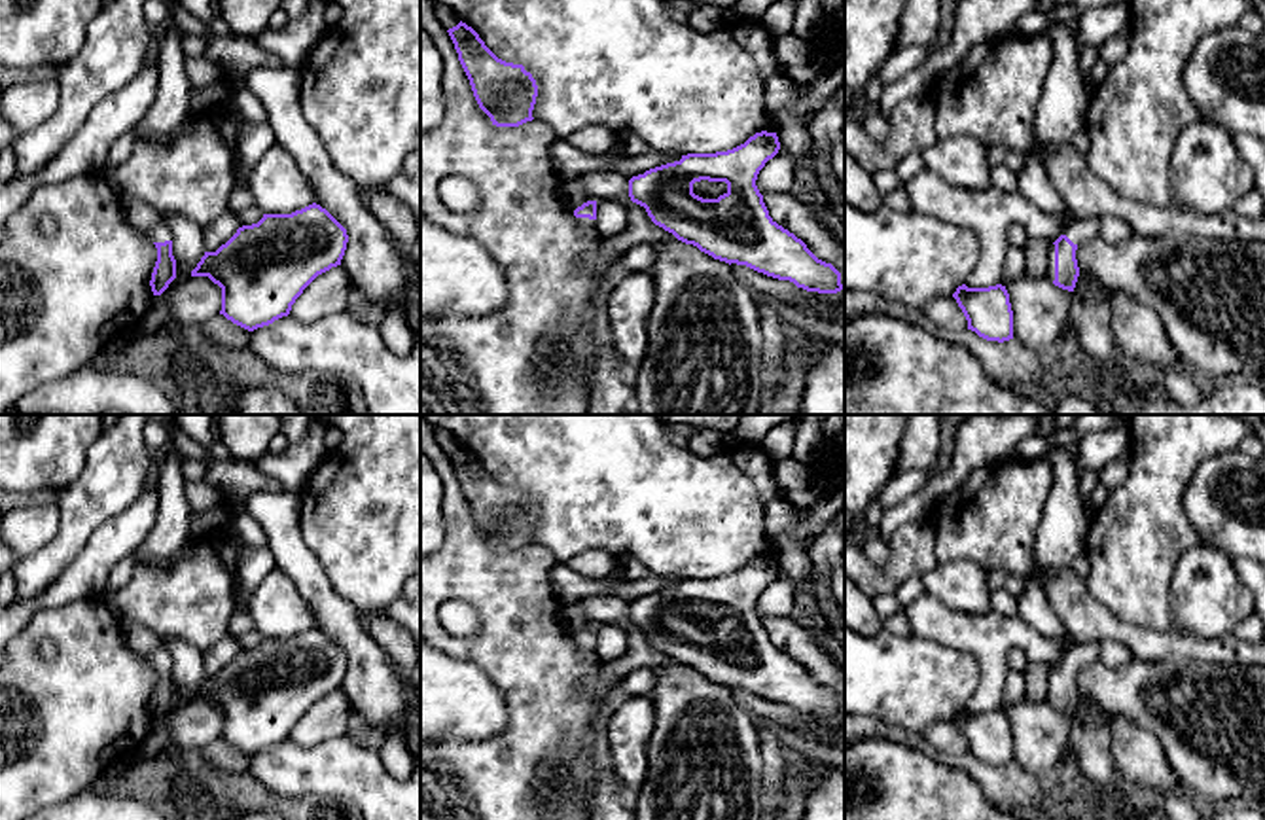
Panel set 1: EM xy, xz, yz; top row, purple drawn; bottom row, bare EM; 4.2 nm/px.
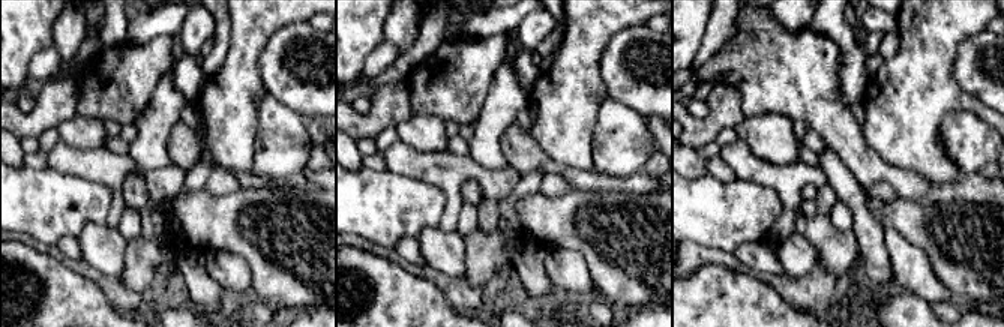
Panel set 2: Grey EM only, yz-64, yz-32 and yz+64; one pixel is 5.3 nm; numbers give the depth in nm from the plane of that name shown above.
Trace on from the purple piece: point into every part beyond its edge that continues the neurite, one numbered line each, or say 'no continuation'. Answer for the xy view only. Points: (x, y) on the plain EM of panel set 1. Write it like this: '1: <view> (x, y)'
1: xy (160, 658)

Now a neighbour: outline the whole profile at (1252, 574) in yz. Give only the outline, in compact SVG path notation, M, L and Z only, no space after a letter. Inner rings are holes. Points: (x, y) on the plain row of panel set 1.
M1252 559L1233 561L1237 574L1254 597L1254 612L1265 625L1265 566Z

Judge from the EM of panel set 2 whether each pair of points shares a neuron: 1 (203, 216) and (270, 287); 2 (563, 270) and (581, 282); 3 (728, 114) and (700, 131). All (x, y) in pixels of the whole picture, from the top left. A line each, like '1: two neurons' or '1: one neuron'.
1: one neuron
2: one neuron
3: one neuron

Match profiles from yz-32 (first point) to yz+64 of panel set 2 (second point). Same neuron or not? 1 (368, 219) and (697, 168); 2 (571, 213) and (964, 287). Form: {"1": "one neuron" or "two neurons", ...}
{"1": "two neurons", "2": "one neuron"}

